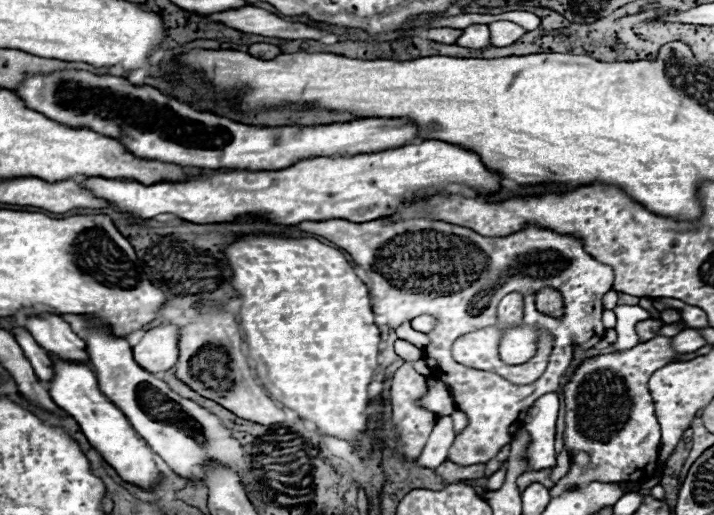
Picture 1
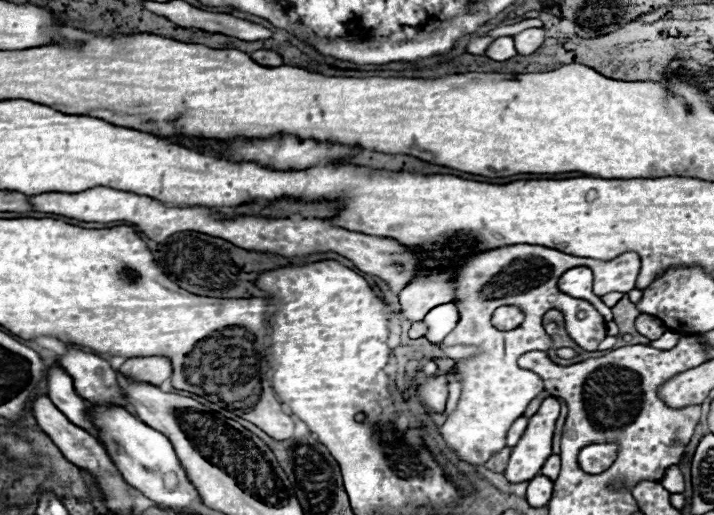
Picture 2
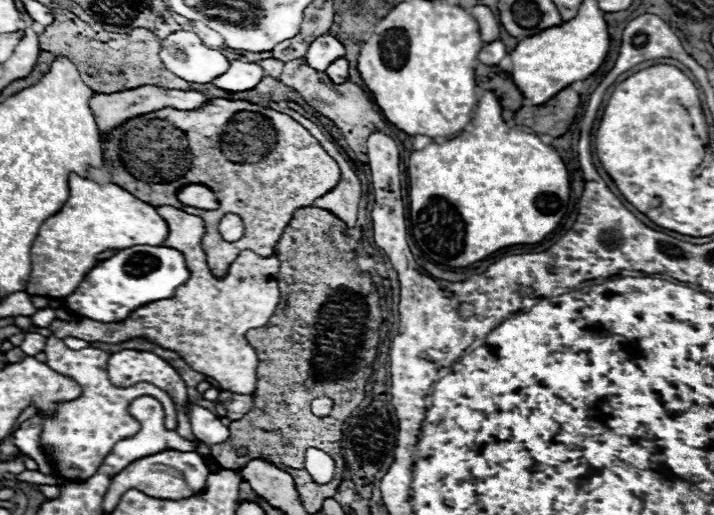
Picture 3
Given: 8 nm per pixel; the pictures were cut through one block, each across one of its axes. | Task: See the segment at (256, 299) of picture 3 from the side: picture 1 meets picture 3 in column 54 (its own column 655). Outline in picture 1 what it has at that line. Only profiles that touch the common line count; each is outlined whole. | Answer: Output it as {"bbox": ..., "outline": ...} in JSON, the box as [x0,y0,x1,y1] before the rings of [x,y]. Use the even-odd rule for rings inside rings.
{"bbox":[636,320,662,342],"outline":[[[642,320],[642,322],[636,324],[636,332],[638,332],[638,336],[640,336],[642,342],[658,336],[658,330],[660,328],[662,328],[662,322],[660,320]]]}

